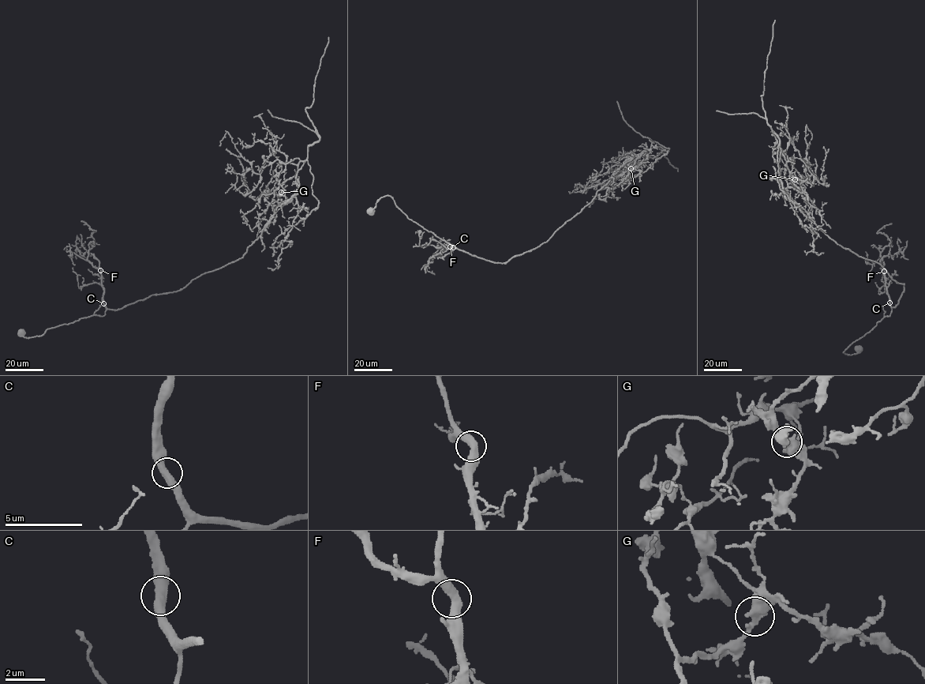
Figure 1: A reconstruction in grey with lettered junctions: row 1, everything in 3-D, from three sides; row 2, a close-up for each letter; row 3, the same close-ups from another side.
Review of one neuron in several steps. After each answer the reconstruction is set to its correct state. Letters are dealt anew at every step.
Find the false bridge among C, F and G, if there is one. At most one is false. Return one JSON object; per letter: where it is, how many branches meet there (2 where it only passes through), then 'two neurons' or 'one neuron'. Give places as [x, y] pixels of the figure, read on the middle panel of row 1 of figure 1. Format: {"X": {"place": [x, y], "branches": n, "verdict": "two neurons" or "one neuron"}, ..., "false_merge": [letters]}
{"C": {"place": [453, 247], "branches": 2, "verdict": "one neuron"}, "F": {"place": [450, 246], "branches": 2, "verdict": "one neuron"}, "G": {"place": [631, 168], "branches": 2, "verdict": "two neurons"}, "false_merge": ["G"]}

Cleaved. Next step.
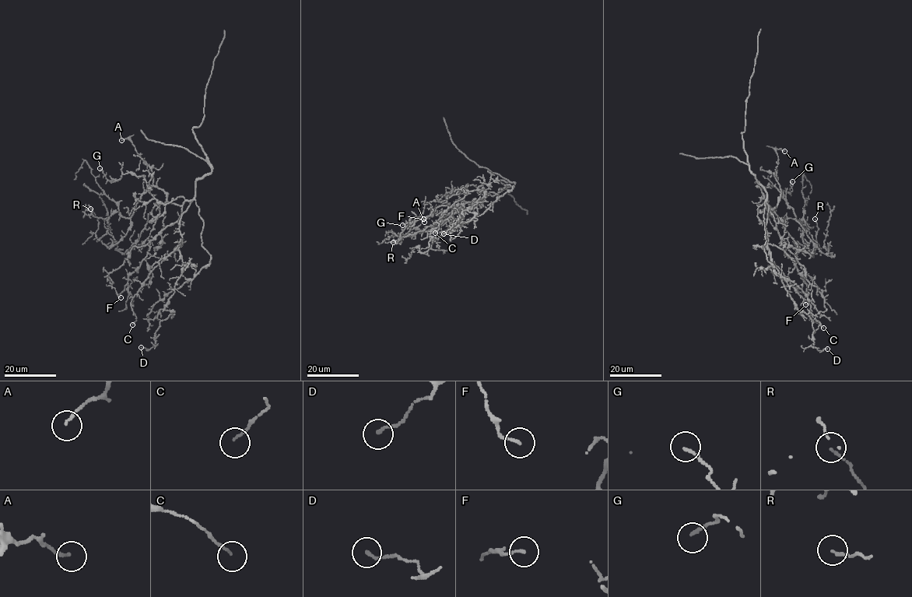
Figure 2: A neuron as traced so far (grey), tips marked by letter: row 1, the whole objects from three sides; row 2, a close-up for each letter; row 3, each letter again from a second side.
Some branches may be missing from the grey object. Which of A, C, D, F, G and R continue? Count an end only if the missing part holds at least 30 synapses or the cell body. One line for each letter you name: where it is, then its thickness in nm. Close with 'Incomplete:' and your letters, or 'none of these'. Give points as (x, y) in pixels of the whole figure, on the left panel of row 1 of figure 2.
Incomplete: none of these

